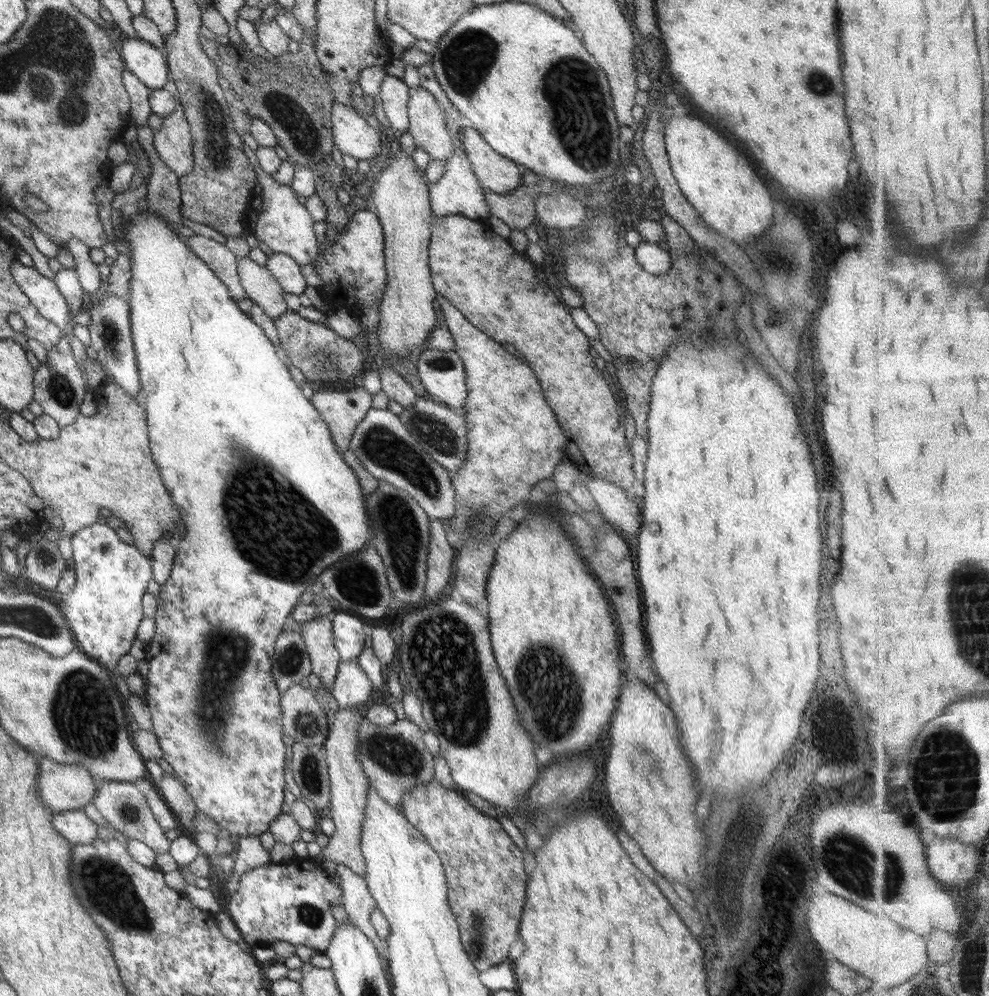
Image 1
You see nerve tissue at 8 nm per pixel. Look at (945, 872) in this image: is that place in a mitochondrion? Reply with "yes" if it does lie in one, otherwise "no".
no

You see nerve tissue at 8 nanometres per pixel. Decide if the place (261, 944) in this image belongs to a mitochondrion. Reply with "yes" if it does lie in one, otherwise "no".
no

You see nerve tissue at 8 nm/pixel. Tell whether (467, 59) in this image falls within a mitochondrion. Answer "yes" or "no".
yes

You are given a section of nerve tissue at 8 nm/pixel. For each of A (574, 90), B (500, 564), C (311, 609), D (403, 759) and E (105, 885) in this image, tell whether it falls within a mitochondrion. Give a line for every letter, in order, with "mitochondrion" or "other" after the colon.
A: mitochondrion
B: other
C: other
D: mitochondrion
E: mitochondrion

